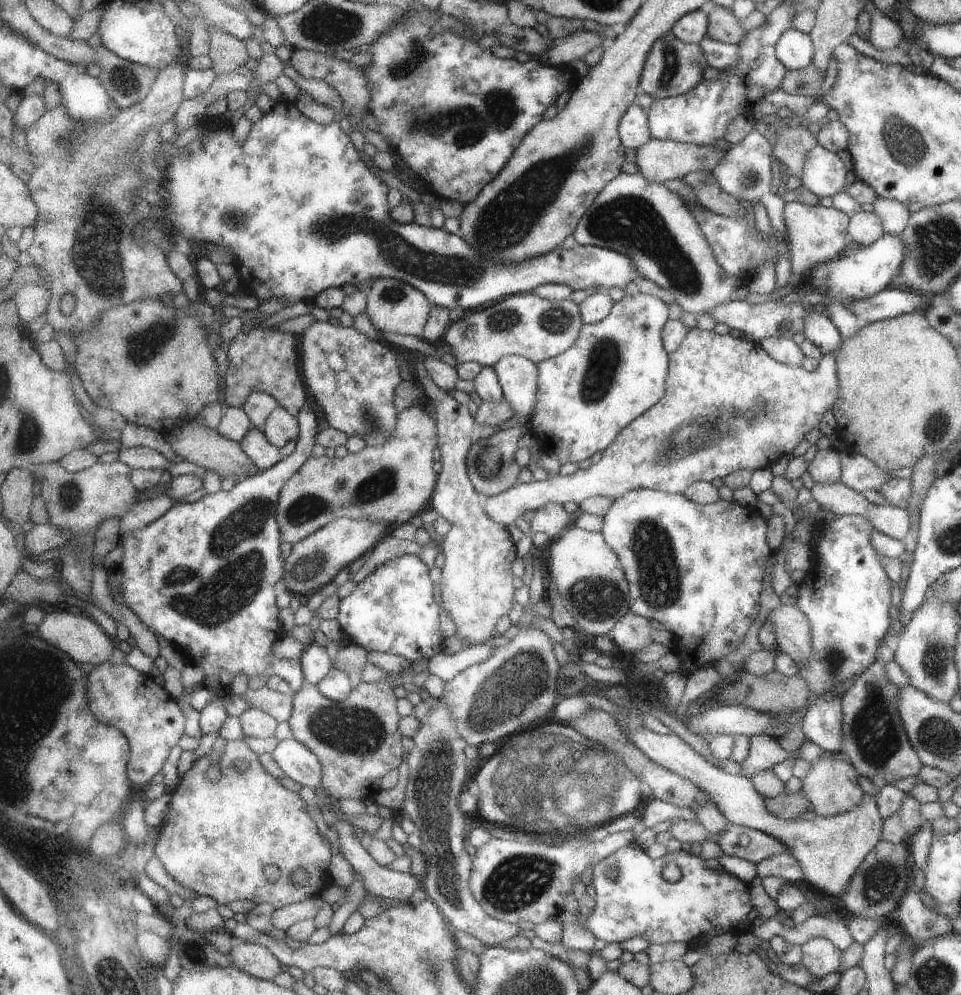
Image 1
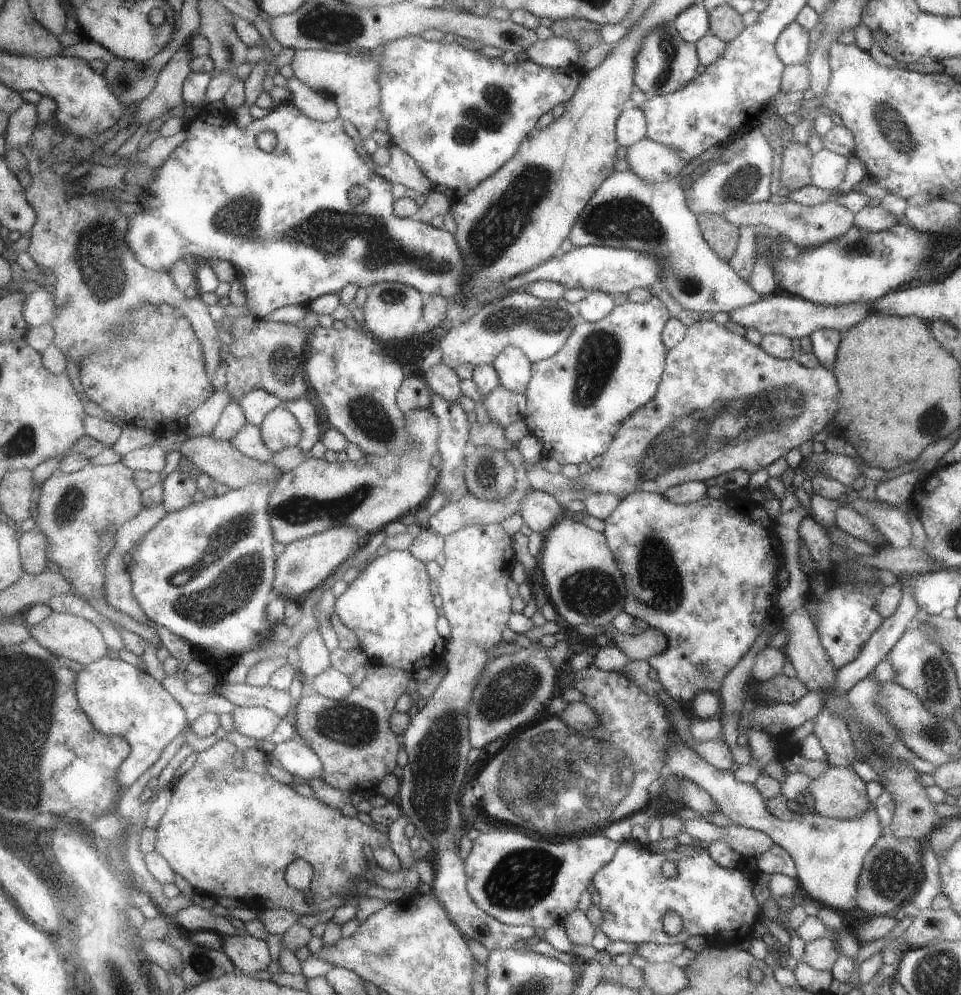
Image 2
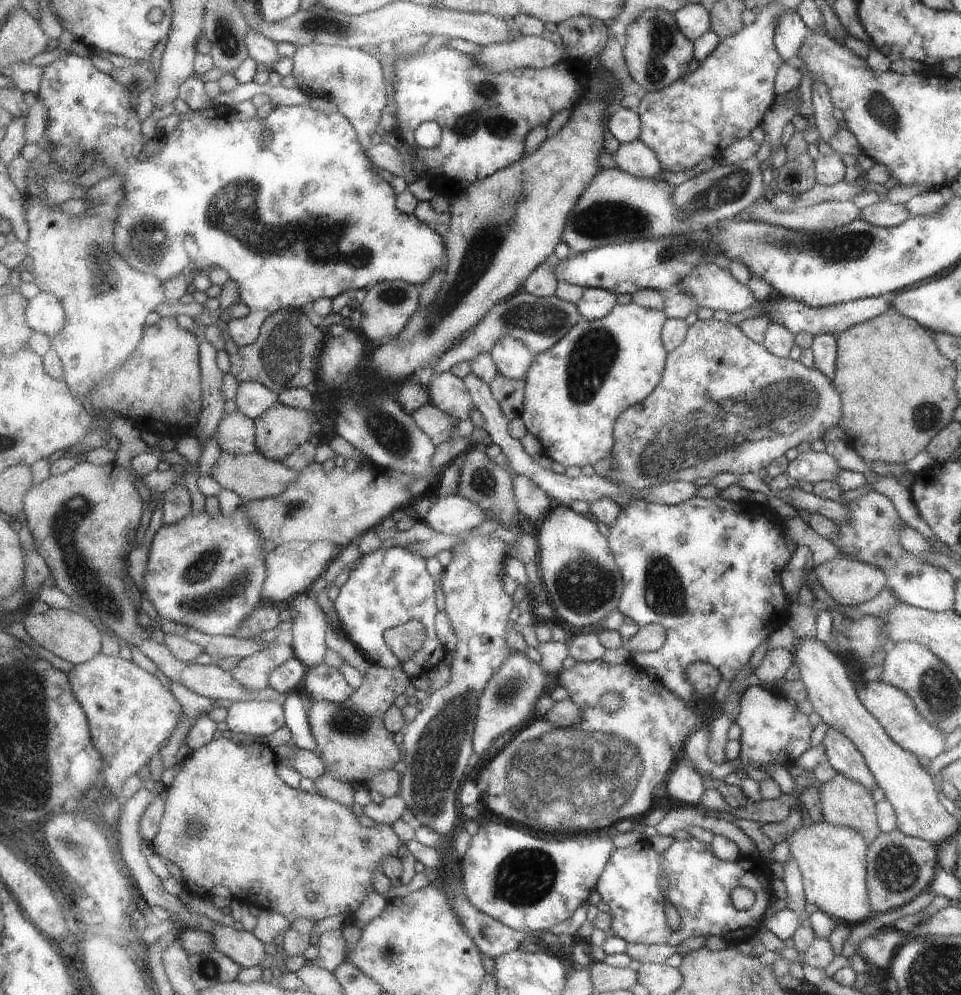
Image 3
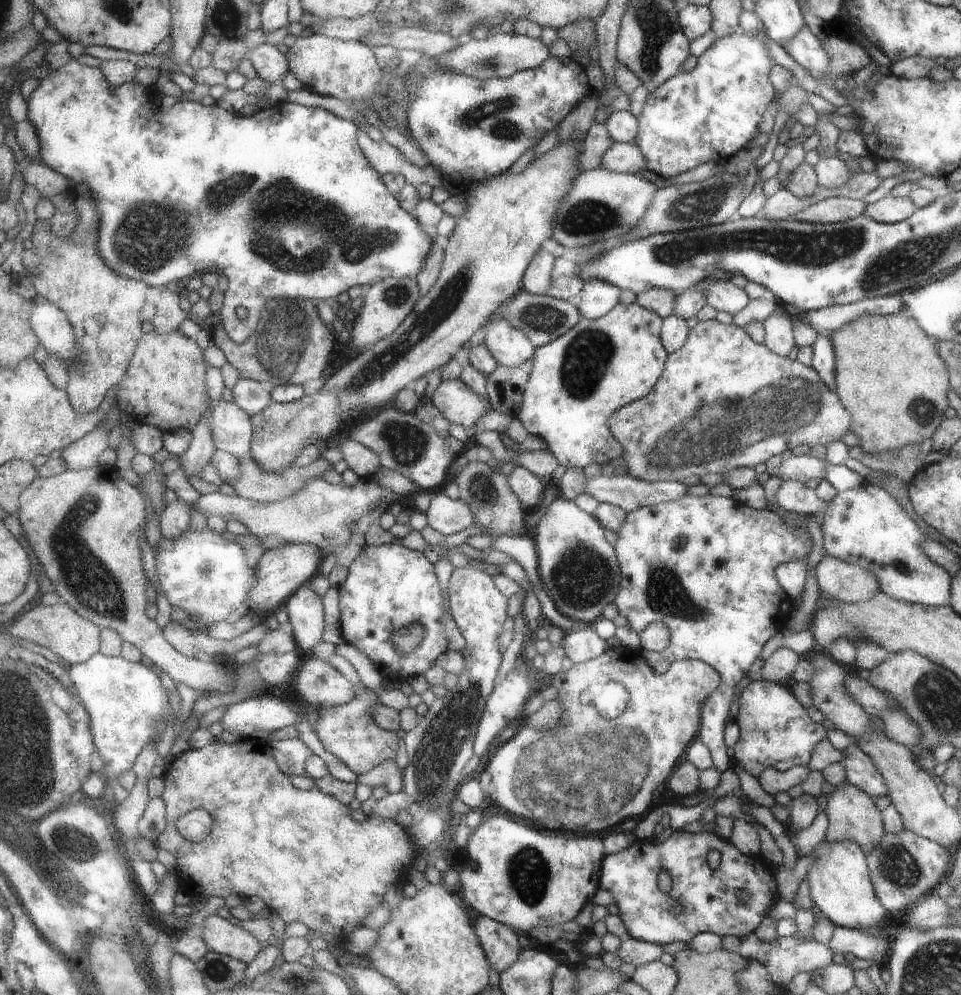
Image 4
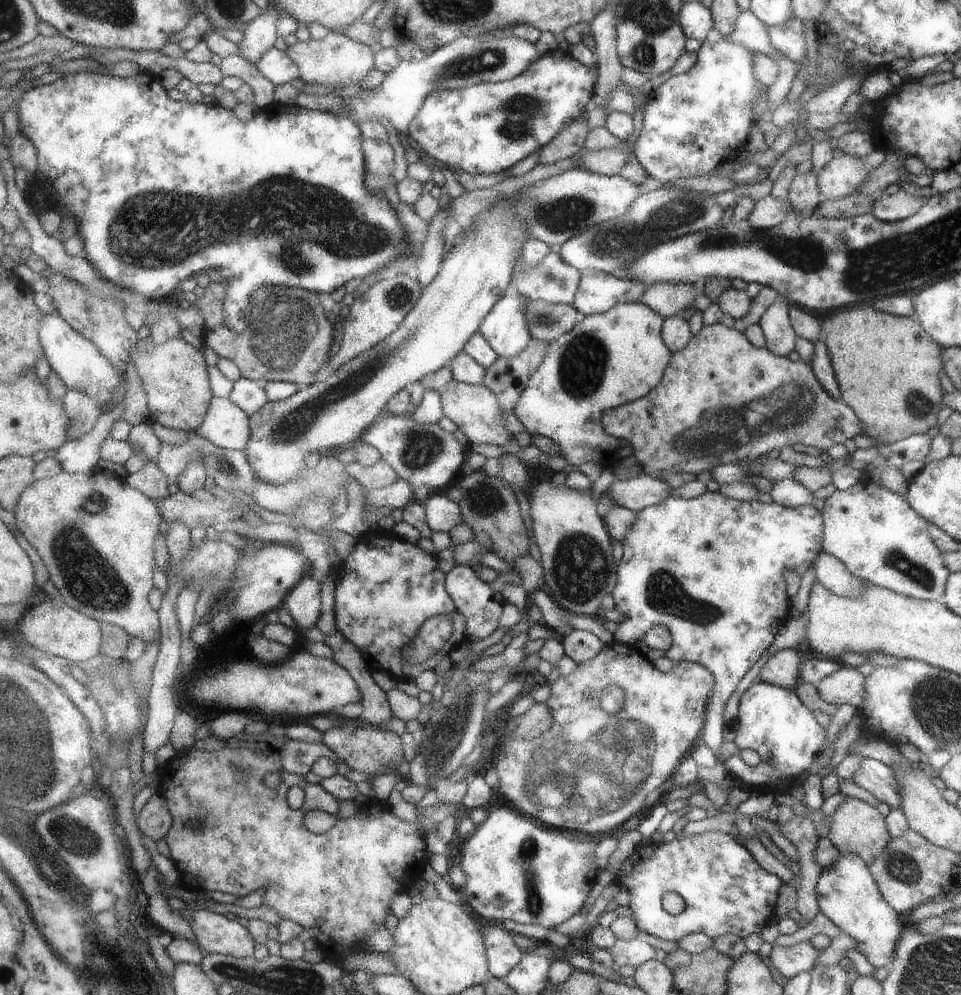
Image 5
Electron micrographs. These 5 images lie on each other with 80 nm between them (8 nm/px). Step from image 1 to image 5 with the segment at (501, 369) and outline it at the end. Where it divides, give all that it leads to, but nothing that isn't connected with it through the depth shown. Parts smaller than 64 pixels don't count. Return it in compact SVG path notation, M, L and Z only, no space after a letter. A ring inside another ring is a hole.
M518 293L507 294L481 324L479 332L498 358L515 358L523 354L532 340L521 300Z

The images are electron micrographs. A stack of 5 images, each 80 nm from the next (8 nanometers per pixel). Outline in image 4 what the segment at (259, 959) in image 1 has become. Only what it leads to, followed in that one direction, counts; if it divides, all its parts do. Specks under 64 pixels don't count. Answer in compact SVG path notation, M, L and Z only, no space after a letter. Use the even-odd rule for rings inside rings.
M222 913L208 917L200 929L201 938L209 946L209 951L231 956L245 964L255 960L261 952L259 940L243 926L233 924Z

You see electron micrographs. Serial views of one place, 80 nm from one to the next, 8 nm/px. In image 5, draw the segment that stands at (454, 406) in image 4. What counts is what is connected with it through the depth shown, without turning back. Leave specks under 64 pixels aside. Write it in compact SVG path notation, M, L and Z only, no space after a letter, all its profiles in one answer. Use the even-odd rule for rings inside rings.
M453 379L440 389L440 394L444 417L458 427L467 437L469 444L488 443L502 447L514 438L503 426L504 412L499 408L497 396L484 385L475 386Z

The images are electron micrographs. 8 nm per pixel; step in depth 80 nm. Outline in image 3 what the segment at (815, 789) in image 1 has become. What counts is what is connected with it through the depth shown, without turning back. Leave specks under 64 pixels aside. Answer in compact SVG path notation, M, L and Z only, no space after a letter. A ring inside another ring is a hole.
M836 771L827 778L821 782L820 792L817 791L823 820L857 828L863 836L878 836L875 802L867 788Z

